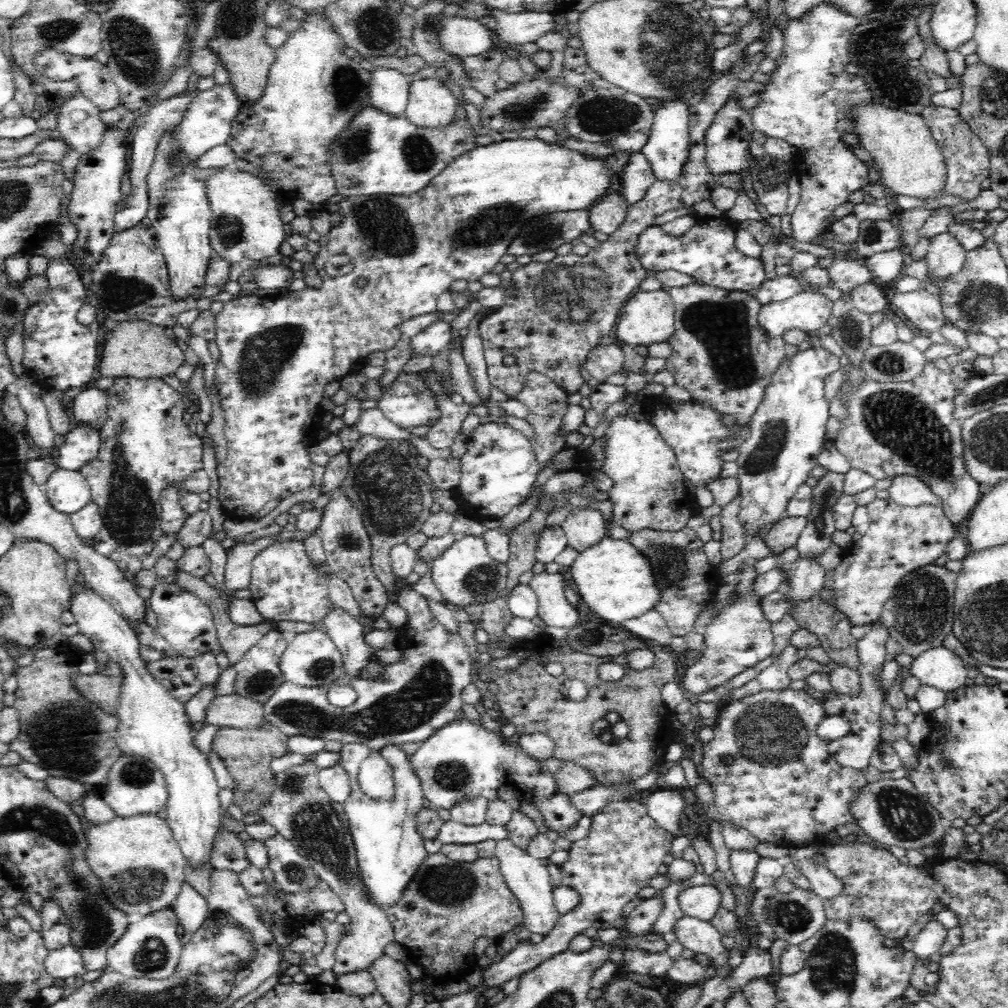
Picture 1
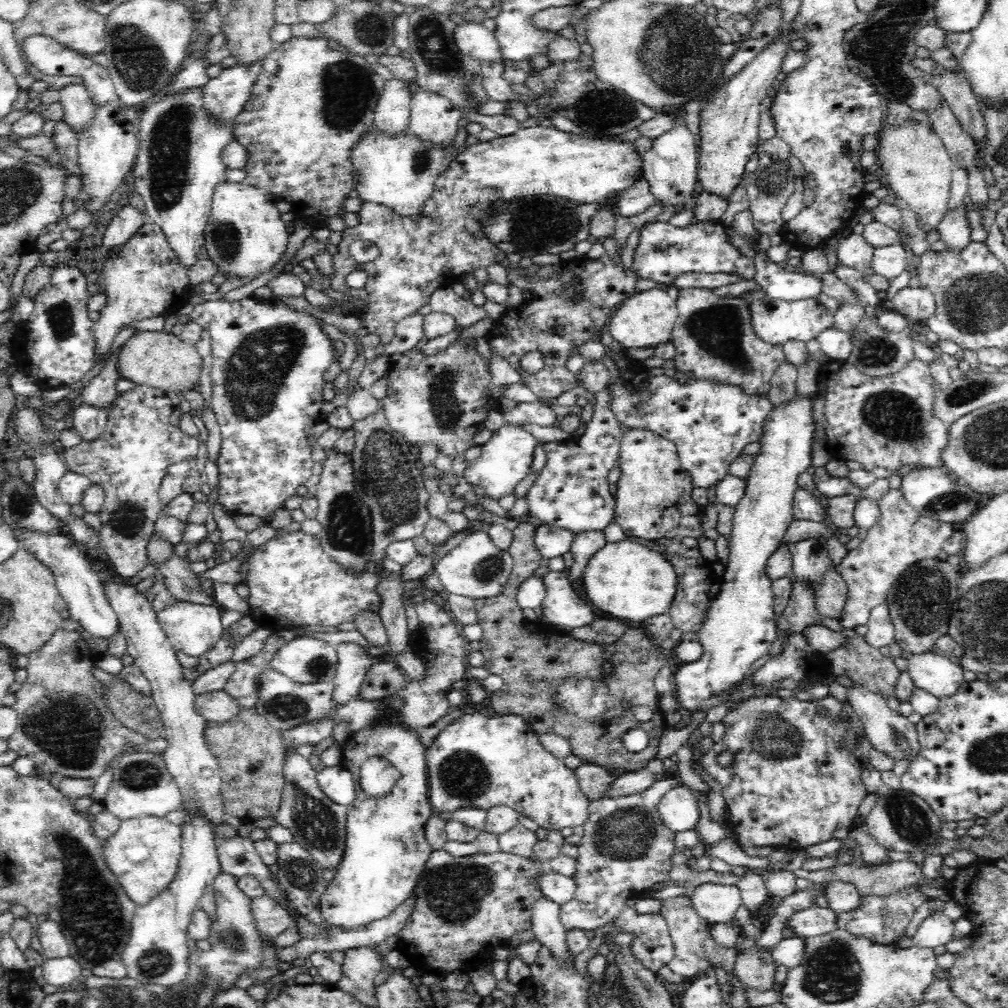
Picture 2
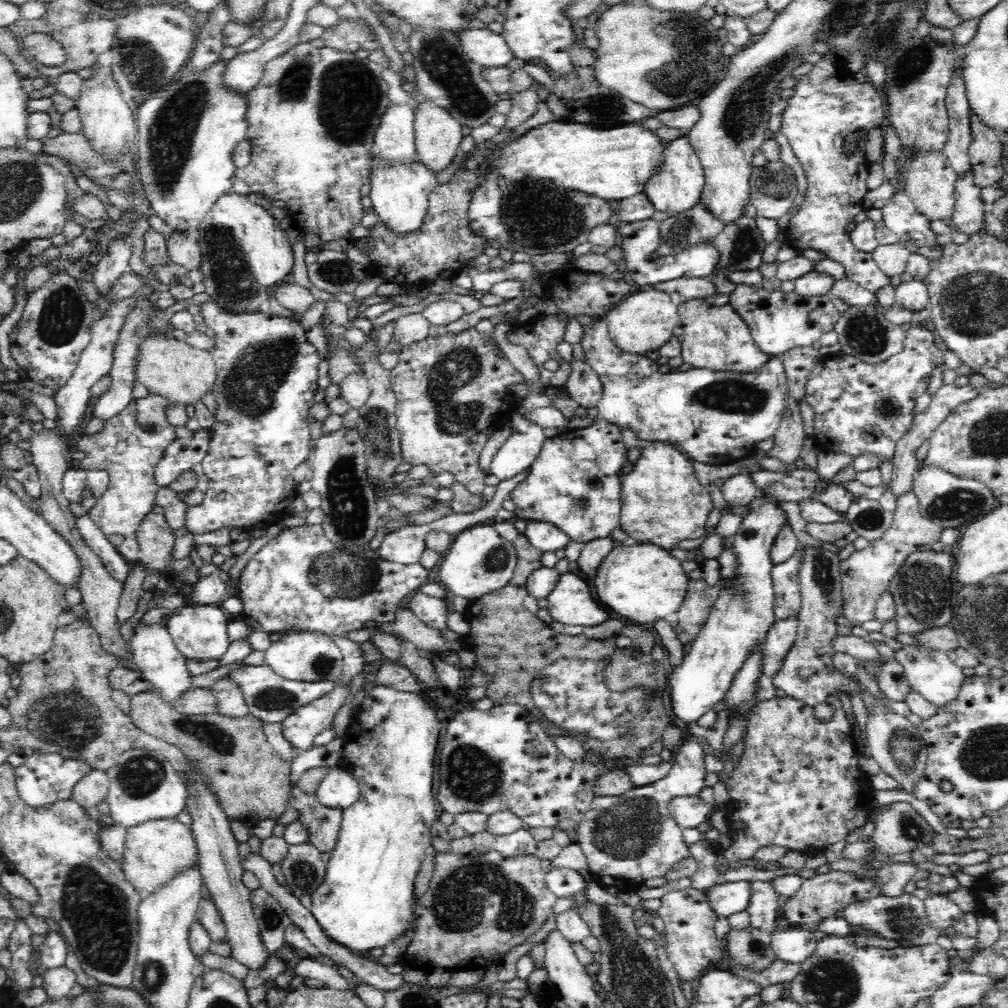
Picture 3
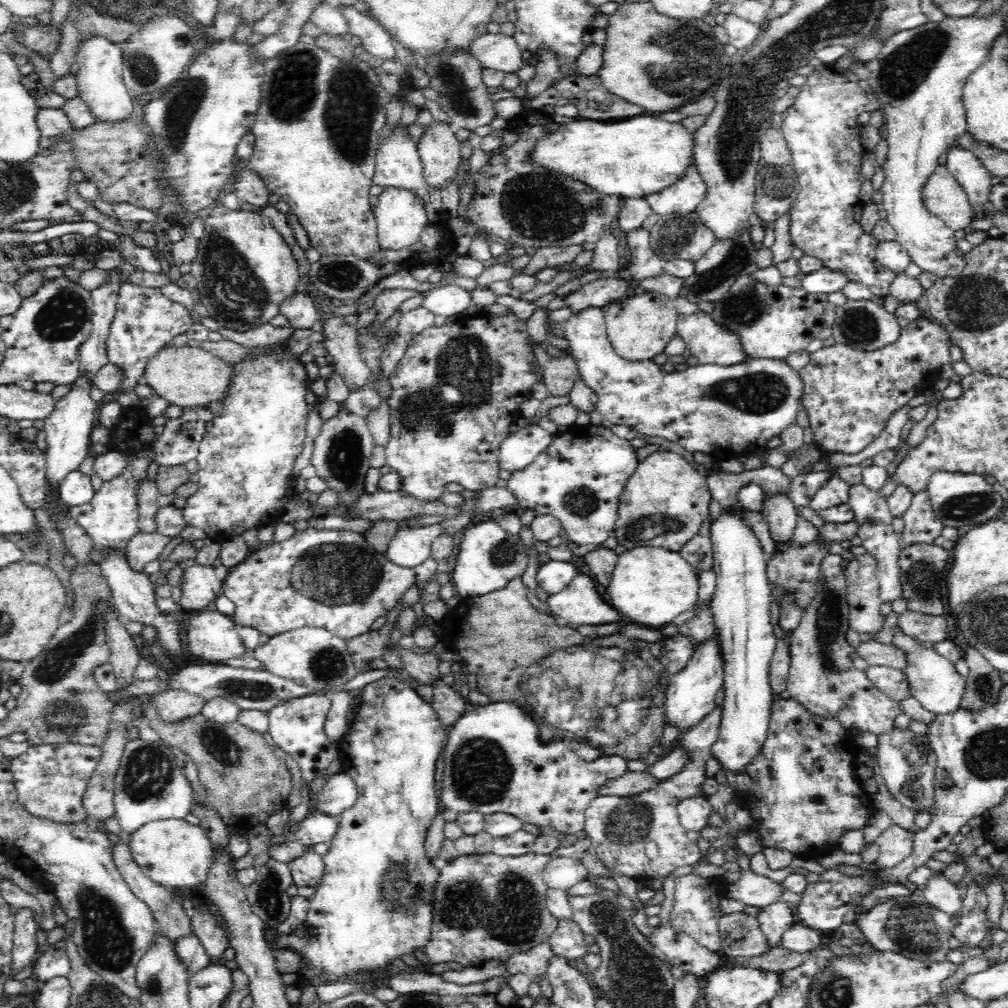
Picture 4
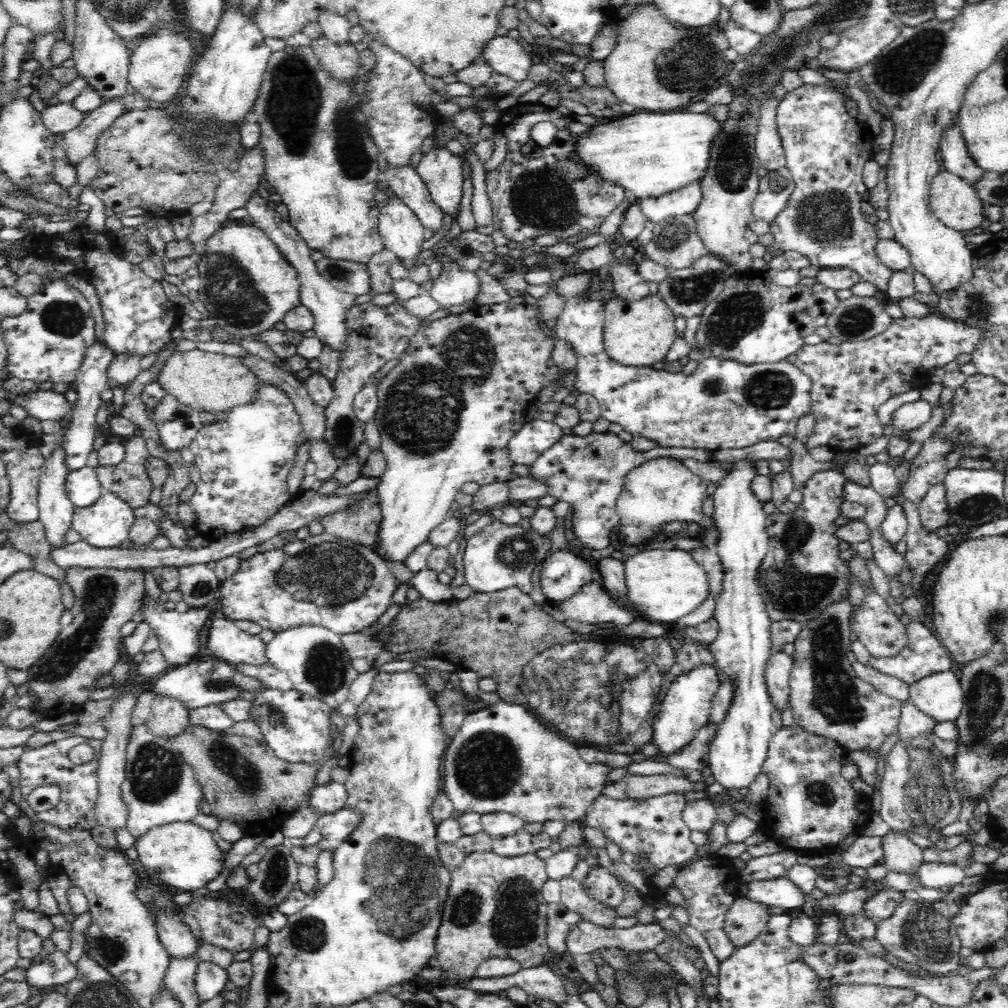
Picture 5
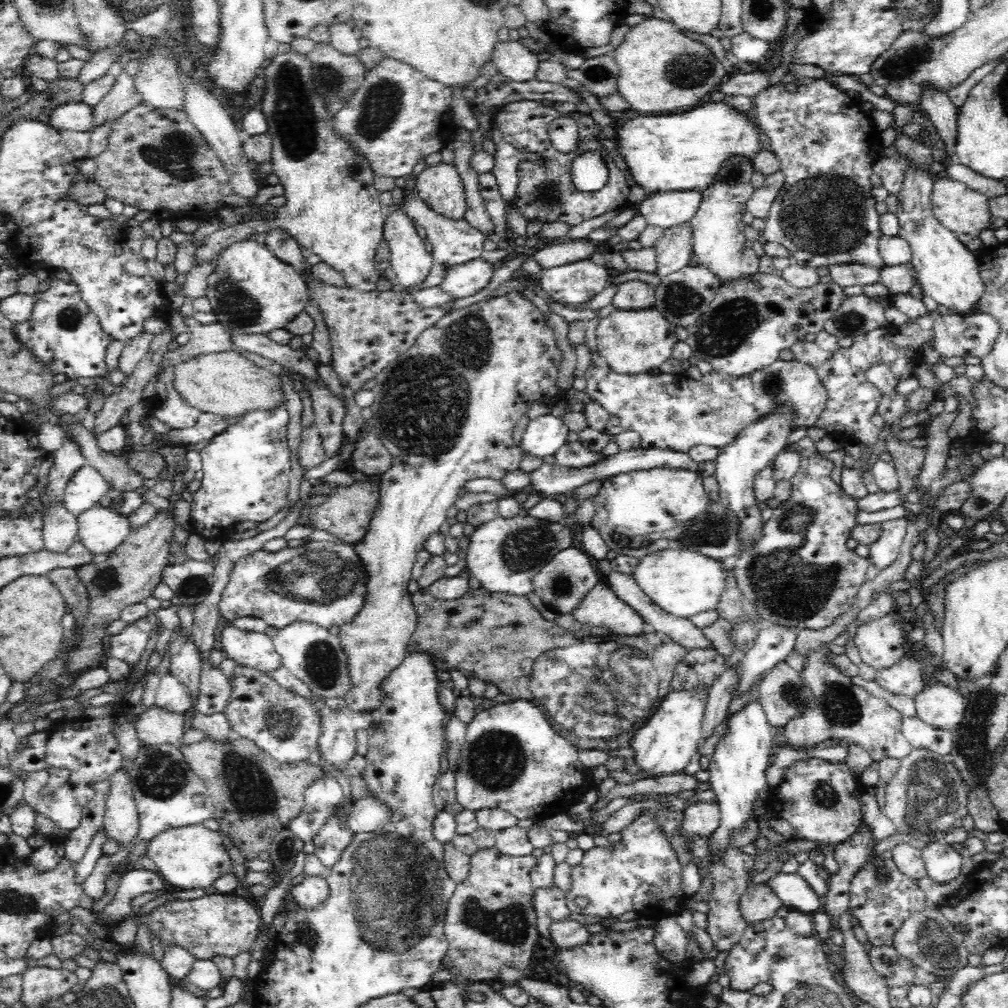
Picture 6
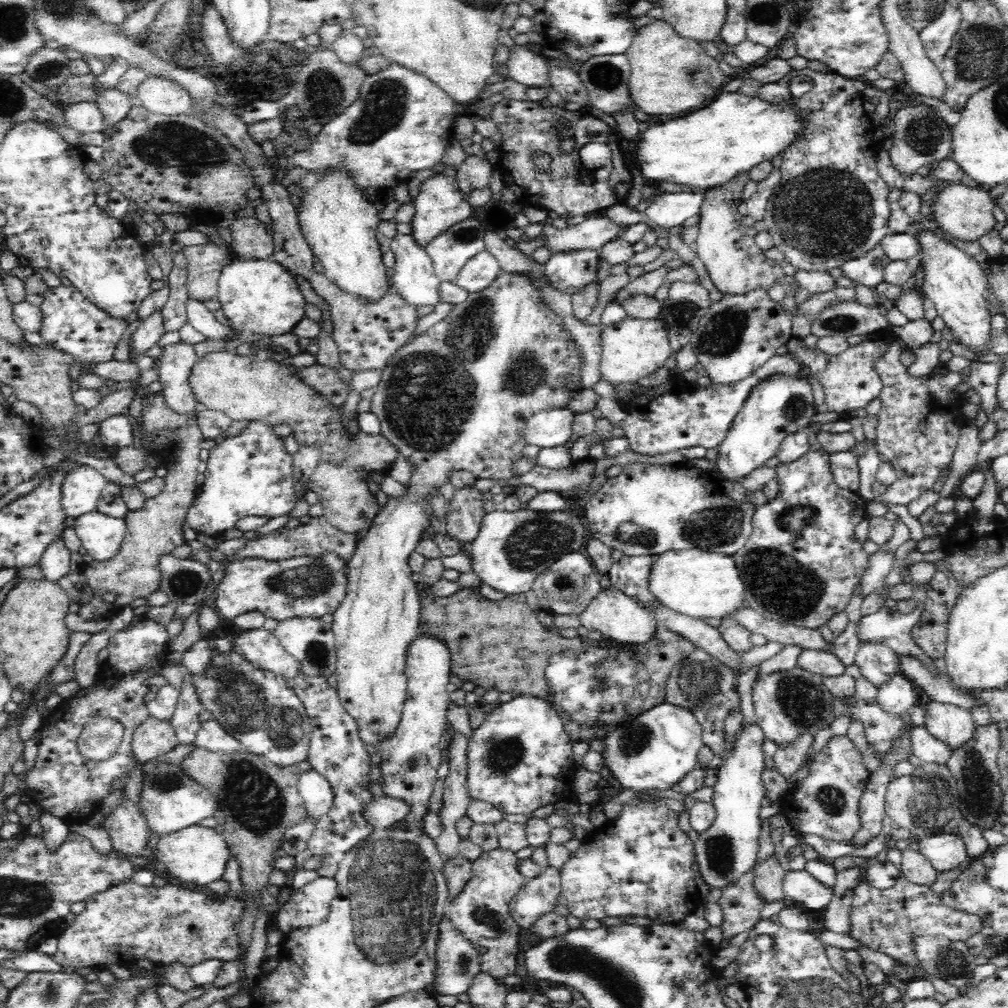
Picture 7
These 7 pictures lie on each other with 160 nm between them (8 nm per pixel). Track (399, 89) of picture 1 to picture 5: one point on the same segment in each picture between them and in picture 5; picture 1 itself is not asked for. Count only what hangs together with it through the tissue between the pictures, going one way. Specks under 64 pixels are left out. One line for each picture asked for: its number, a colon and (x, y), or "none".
2: (393, 110)
3: (394, 138)
4: (398, 163)
5: (406, 183)

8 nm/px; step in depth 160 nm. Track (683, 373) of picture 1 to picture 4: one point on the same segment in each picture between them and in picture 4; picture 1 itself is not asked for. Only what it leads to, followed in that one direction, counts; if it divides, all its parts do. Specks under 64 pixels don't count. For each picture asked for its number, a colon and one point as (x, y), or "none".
2: (714, 339)
3: (711, 337)
4: (711, 342)

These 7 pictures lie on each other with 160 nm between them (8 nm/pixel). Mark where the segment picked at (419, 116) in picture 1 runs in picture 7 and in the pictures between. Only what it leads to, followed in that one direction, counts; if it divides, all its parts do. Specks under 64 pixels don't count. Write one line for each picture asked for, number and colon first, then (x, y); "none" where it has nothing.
2: (433, 117)
3: (437, 134)
4: (439, 151)
5: (441, 171)
6: (440, 185)
7: (440, 203)

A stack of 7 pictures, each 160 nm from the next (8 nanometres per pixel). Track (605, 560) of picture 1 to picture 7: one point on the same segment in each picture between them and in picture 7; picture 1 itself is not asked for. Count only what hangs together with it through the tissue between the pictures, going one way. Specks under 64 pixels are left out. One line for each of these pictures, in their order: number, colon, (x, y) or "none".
2: (628, 580)
3: (642, 582)
4: (651, 586)
5: (666, 585)
6: (682, 582)
7: (700, 584)

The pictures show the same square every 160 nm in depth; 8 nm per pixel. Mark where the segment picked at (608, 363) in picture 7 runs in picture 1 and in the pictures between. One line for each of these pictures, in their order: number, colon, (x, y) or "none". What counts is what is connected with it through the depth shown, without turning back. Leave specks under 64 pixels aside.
1: (648, 317)
2: (647, 319)
3: (643, 322)
4: (639, 327)
5: (640, 332)
6: (636, 341)

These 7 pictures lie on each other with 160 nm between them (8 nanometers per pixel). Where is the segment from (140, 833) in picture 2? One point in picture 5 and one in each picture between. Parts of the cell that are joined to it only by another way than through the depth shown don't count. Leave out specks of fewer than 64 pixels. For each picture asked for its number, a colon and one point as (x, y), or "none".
3: (155, 852)
4: (174, 854)
5: (181, 855)

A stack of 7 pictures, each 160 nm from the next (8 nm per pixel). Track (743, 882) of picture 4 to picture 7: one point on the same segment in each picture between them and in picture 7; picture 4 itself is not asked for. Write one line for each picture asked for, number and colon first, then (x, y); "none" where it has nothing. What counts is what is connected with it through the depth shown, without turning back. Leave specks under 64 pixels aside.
5: (781, 892)
6: (794, 892)
7: (801, 888)

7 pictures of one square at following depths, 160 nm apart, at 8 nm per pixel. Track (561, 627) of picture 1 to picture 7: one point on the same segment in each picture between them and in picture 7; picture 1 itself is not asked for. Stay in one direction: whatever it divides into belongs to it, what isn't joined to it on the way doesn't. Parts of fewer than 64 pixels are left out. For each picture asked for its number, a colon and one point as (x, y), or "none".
2: (562, 607)
3: (570, 602)
4: (581, 602)
5: (592, 604)
6: (601, 607)
7: (619, 618)

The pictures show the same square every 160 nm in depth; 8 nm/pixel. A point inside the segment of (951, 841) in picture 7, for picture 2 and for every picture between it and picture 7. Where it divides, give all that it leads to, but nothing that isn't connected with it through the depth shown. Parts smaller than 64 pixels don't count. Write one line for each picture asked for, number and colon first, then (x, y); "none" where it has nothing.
2: (937, 929)
3: (942, 913)
4: (939, 892)
5: (932, 874)
6: (944, 862)

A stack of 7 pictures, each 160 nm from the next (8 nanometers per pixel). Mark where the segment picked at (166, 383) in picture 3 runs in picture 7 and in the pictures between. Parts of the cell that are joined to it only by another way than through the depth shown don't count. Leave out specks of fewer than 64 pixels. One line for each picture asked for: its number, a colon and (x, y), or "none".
4: (188, 377)
5: (204, 381)
6: (225, 383)
7: (246, 388)

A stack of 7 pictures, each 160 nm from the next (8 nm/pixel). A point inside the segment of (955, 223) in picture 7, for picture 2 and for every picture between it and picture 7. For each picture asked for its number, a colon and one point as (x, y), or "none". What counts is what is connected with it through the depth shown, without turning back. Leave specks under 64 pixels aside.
2: (913, 160)
3: (930, 179)
4: (943, 196)
5: (954, 201)
6: (960, 209)

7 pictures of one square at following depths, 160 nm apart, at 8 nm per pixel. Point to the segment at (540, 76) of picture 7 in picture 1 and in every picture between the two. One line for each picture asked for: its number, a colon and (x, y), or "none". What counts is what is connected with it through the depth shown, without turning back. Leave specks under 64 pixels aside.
1: (460, 36)
2: (472, 38)
3: (489, 49)
4: (499, 51)
5: (505, 55)
6: (514, 60)

